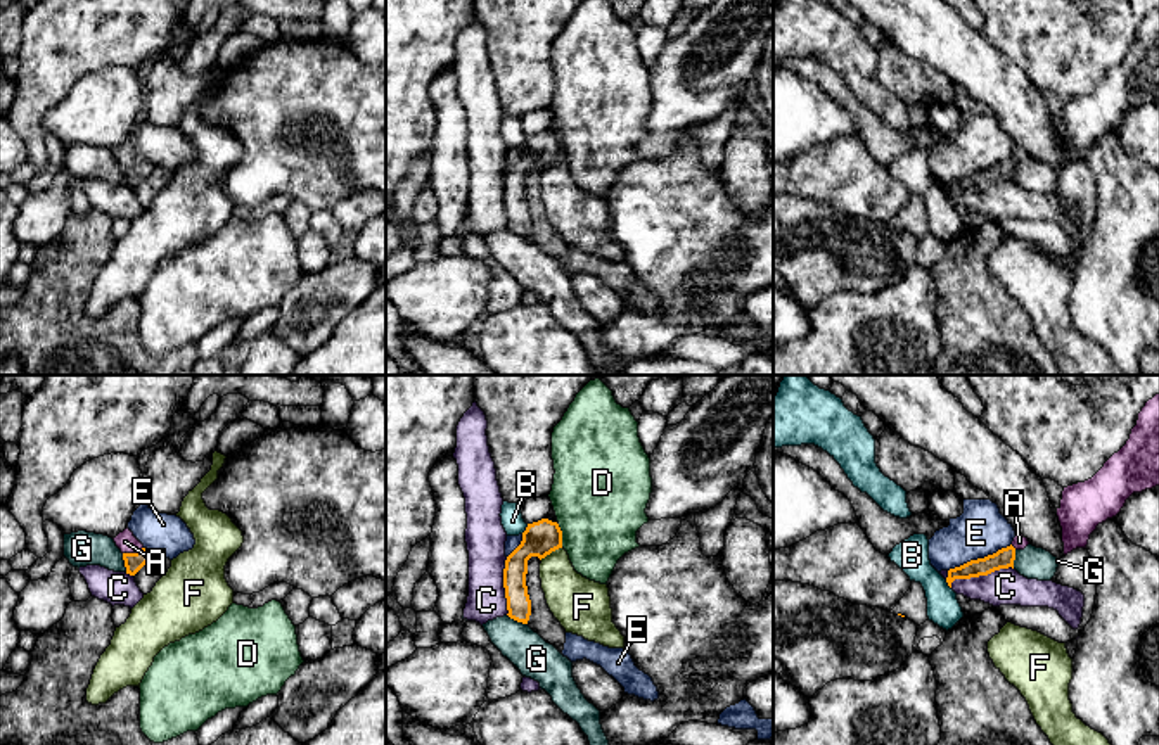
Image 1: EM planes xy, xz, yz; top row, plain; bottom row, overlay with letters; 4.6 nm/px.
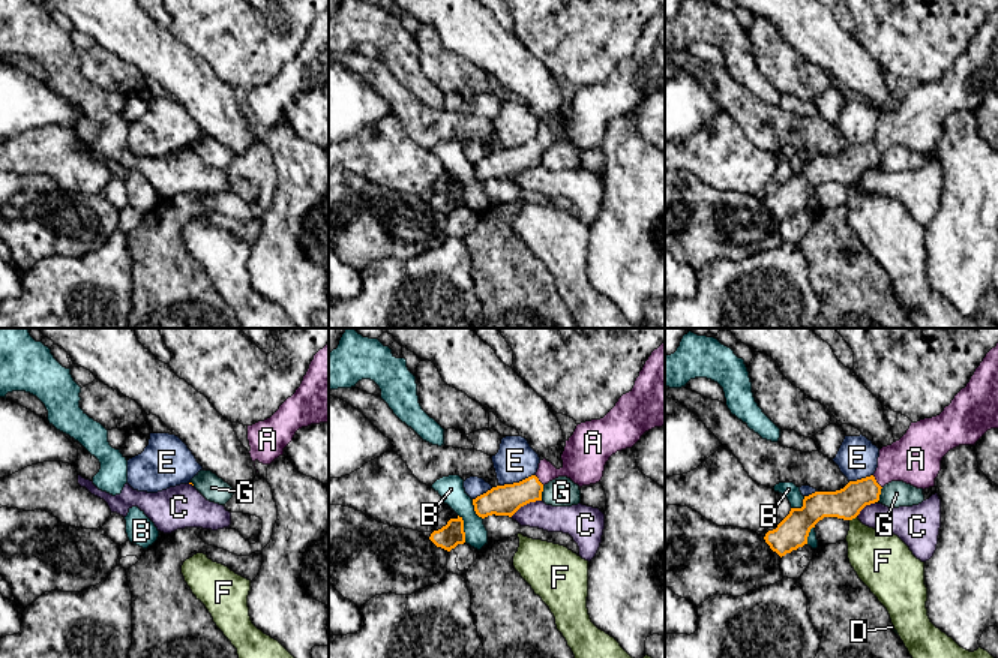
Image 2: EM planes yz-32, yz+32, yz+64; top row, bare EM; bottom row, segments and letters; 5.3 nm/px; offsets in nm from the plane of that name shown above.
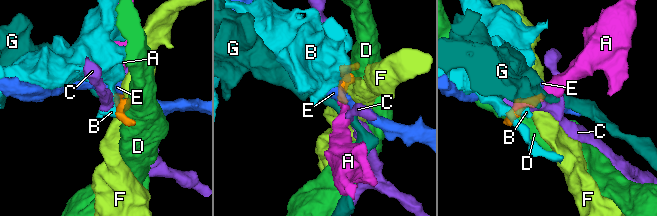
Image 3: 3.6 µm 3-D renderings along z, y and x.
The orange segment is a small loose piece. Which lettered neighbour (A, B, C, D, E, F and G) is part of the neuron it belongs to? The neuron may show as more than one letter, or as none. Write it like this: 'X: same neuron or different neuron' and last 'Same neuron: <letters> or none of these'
A: same neuron
B: different neuron
C: different neuron
D: different neuron
E: different neuron
F: different neuron
G: different neuron
Same neuron: A

